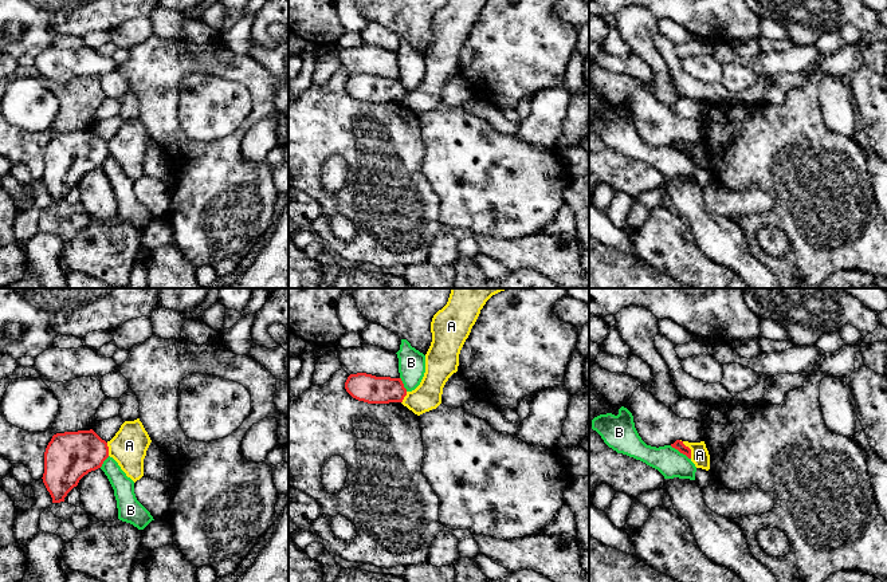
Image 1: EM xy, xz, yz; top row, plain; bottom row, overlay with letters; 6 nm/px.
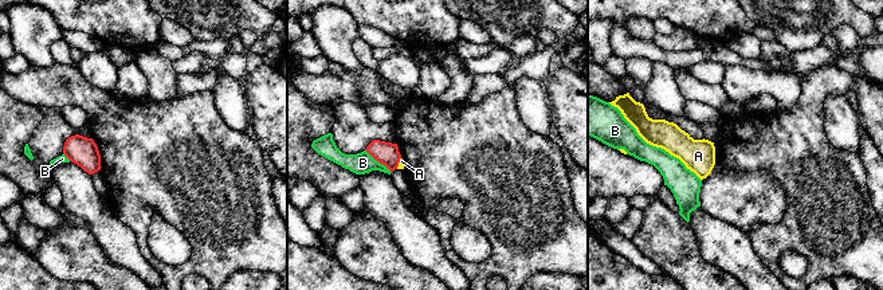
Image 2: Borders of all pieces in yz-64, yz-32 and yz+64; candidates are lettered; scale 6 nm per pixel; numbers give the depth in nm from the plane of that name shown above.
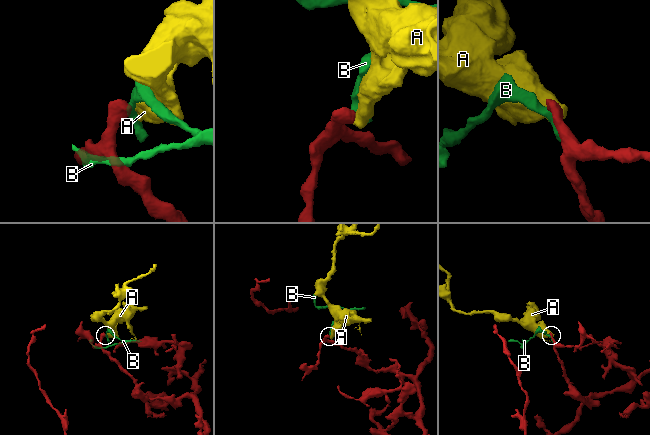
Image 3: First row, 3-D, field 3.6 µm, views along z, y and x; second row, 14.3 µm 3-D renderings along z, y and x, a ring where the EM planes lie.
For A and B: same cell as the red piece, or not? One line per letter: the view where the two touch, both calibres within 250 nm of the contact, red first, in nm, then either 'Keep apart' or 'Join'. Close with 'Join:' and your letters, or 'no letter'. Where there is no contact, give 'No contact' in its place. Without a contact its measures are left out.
A: Touches red in yz. Thickness 60 nm (red) against 110 nm. Keep apart
B: Touches red in yz. Thickness 60 nm (red) against 170 nm. Keep apart
Join: no letter

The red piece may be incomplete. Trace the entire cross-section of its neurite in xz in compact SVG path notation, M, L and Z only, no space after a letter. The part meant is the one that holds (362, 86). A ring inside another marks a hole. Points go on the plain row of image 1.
M366 72L350 74L345 89L353 98L368 103L403 102L407 95L401 78L376 76Z

